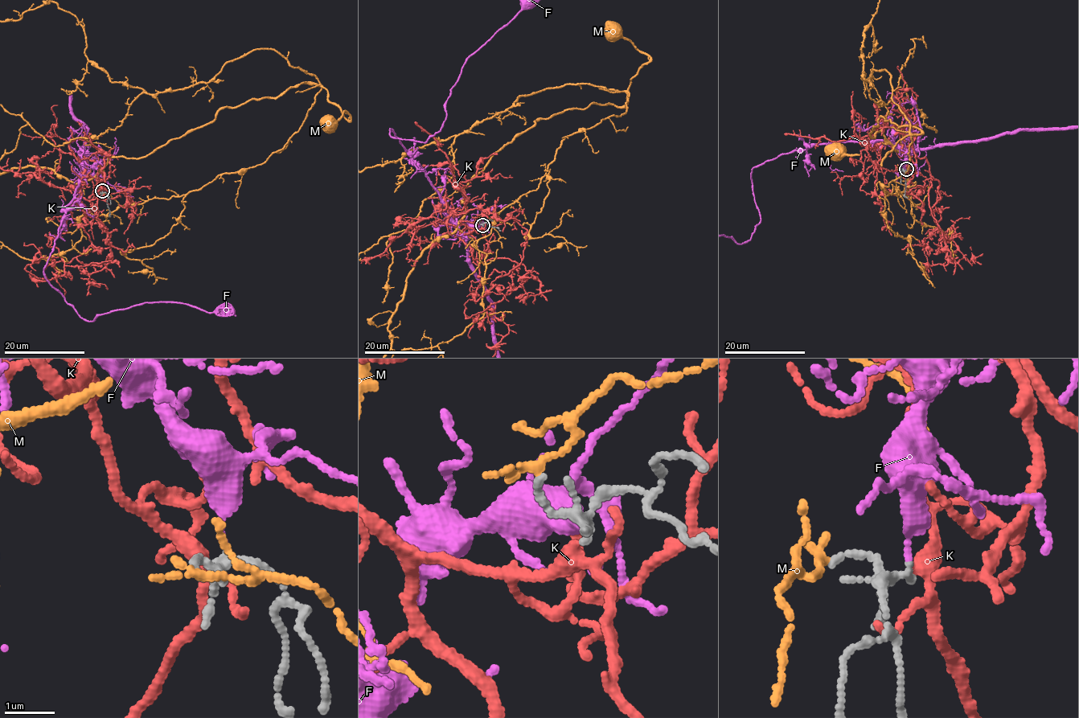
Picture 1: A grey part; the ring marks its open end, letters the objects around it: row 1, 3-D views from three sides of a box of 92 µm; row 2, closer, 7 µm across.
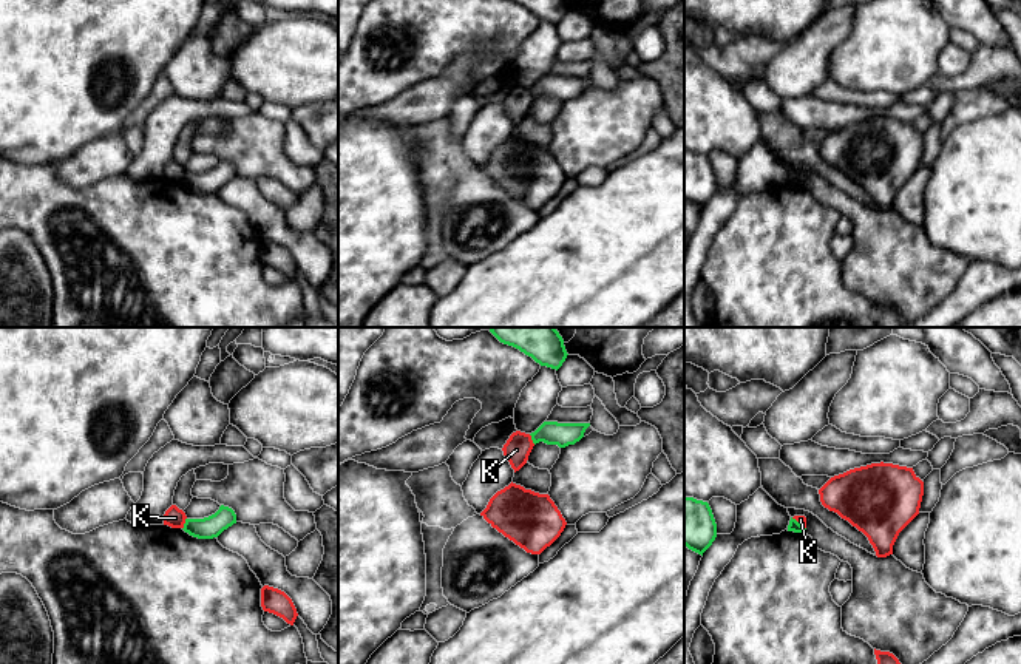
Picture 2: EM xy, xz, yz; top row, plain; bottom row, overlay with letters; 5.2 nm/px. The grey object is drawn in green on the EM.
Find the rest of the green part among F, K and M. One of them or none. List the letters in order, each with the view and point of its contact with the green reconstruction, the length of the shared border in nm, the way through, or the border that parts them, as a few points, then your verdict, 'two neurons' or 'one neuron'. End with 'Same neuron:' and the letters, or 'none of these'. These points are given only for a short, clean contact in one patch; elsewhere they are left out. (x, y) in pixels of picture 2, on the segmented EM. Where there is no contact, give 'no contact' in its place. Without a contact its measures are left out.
F: no contact; one neuron
K: meets green in xy at (184, 524); contact 70 nm long; border along xy (186, 518), (183, 528); two neurons
M: no contact; two neurons
Same neuron: F

